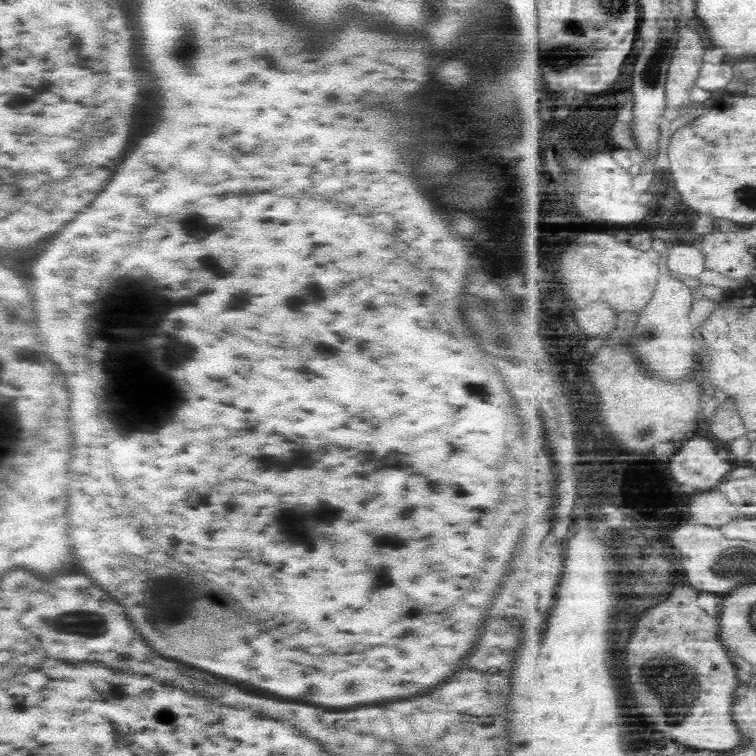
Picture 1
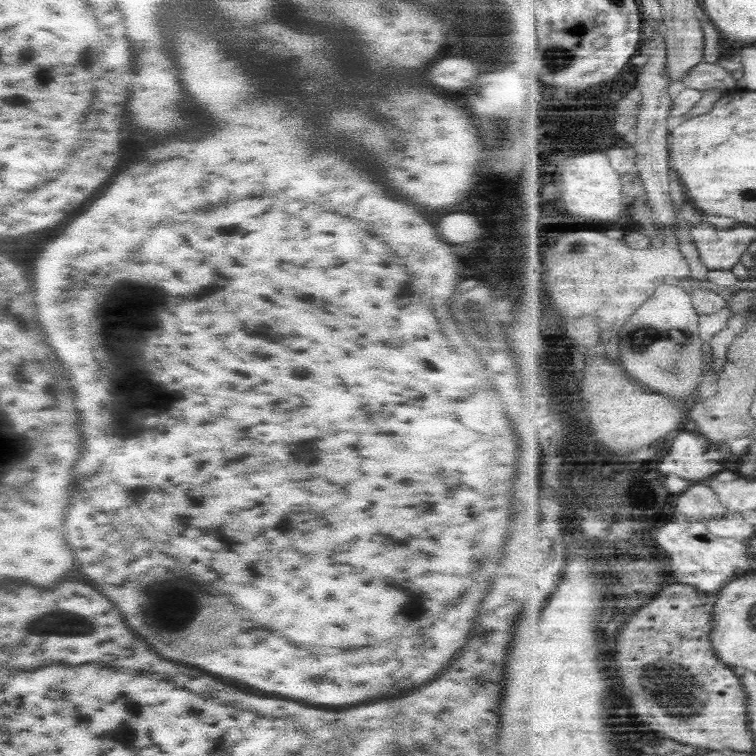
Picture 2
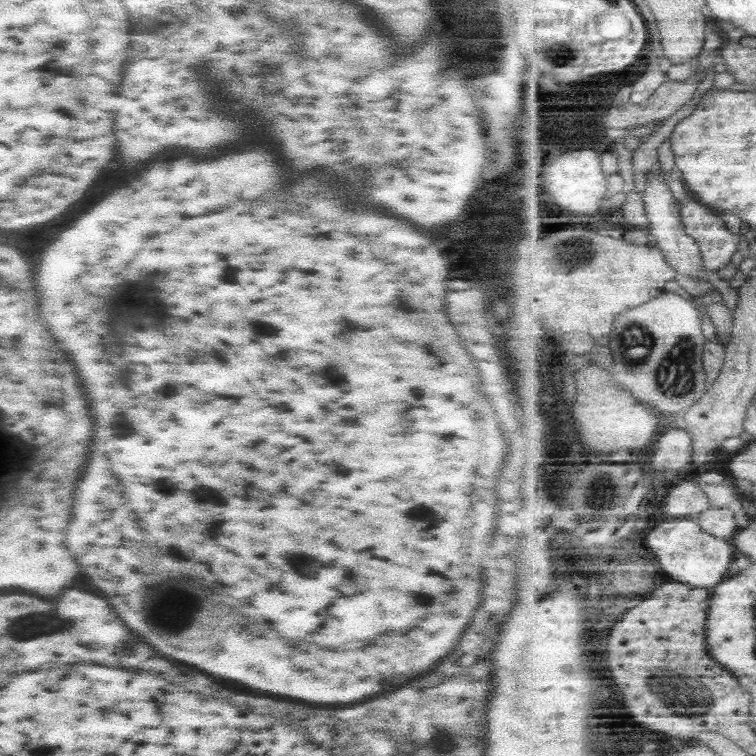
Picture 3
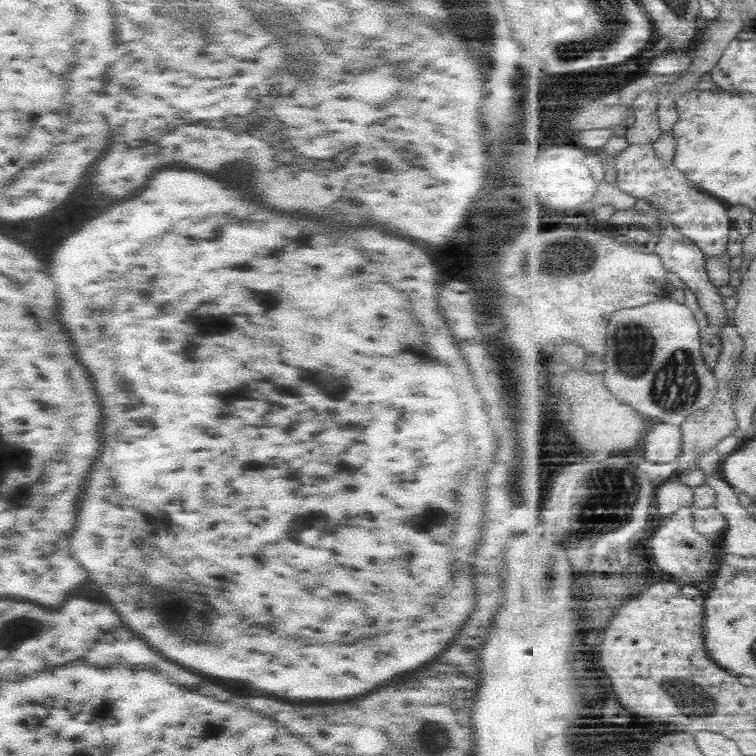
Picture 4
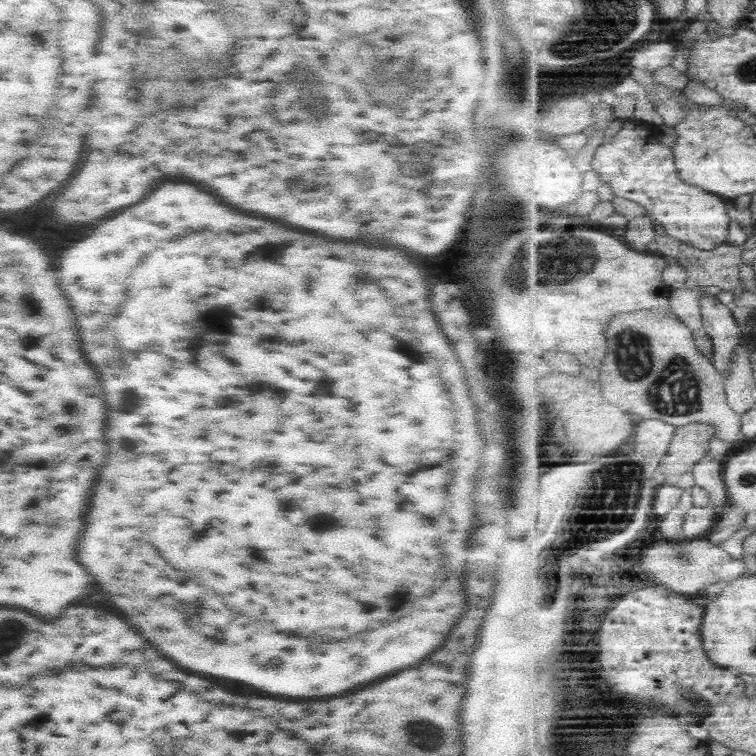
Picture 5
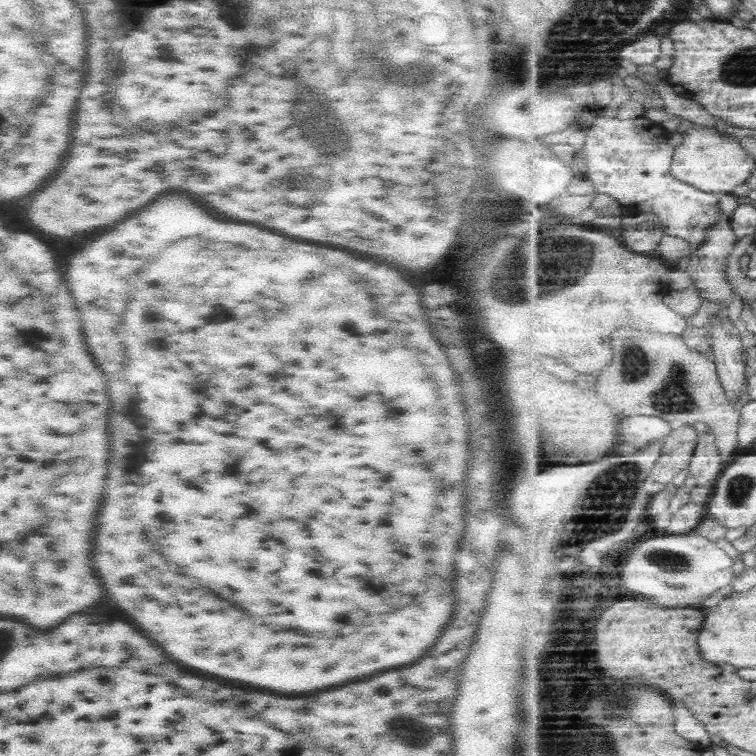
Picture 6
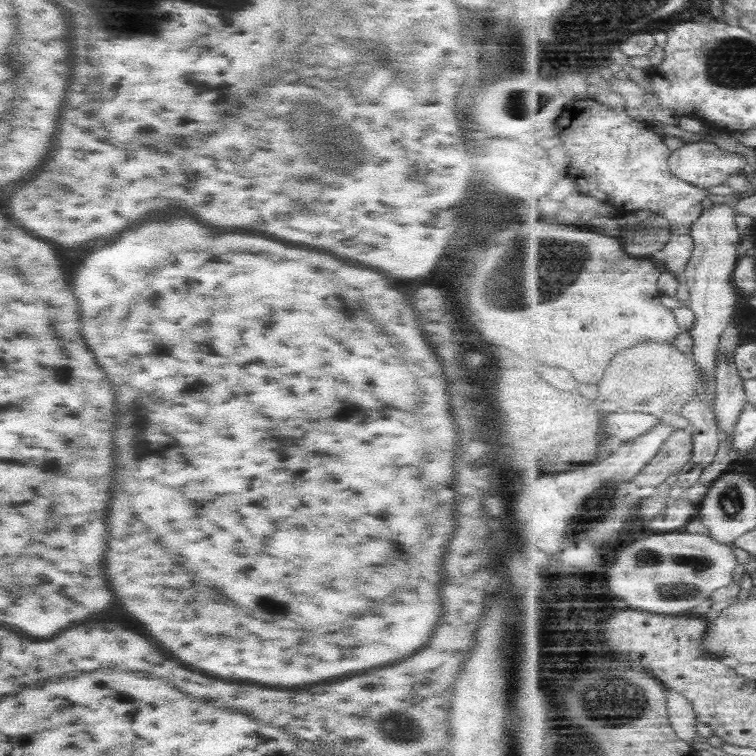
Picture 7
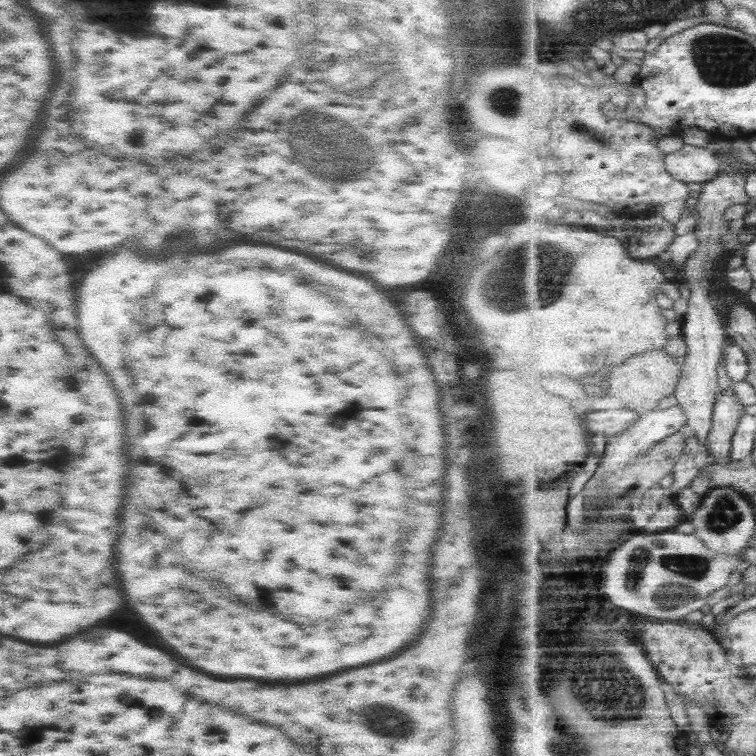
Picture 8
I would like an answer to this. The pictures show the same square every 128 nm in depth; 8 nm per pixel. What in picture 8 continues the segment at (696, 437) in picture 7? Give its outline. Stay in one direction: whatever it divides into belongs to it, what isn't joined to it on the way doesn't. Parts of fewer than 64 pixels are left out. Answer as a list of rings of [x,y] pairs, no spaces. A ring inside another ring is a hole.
[[[742,165],[735,173],[721,173],[717,175],[717,178],[704,182],[698,203],[695,205],[695,210],[700,216],[694,228],[699,237],[699,248],[689,257],[684,268],[686,286],[689,287],[691,294],[681,336],[687,342],[688,351],[682,359],[682,375],[675,394],[678,404],[685,411],[686,424],[691,427],[691,431],[702,446],[708,446],[709,433],[713,429],[713,411],[721,390],[717,380],[719,380],[719,366],[721,366],[723,354],[726,374],[733,383],[745,381],[749,375],[747,352],[737,345],[730,344],[729,334],[726,333],[727,316],[721,315],[721,312],[717,310],[715,300],[711,299],[711,288],[713,288],[713,280],[726,275],[725,262],[731,254],[721,242],[723,235],[729,235],[729,220],[725,220],[723,215],[729,207],[735,204],[751,202],[746,192],[747,174],[751,169],[749,166]]]

